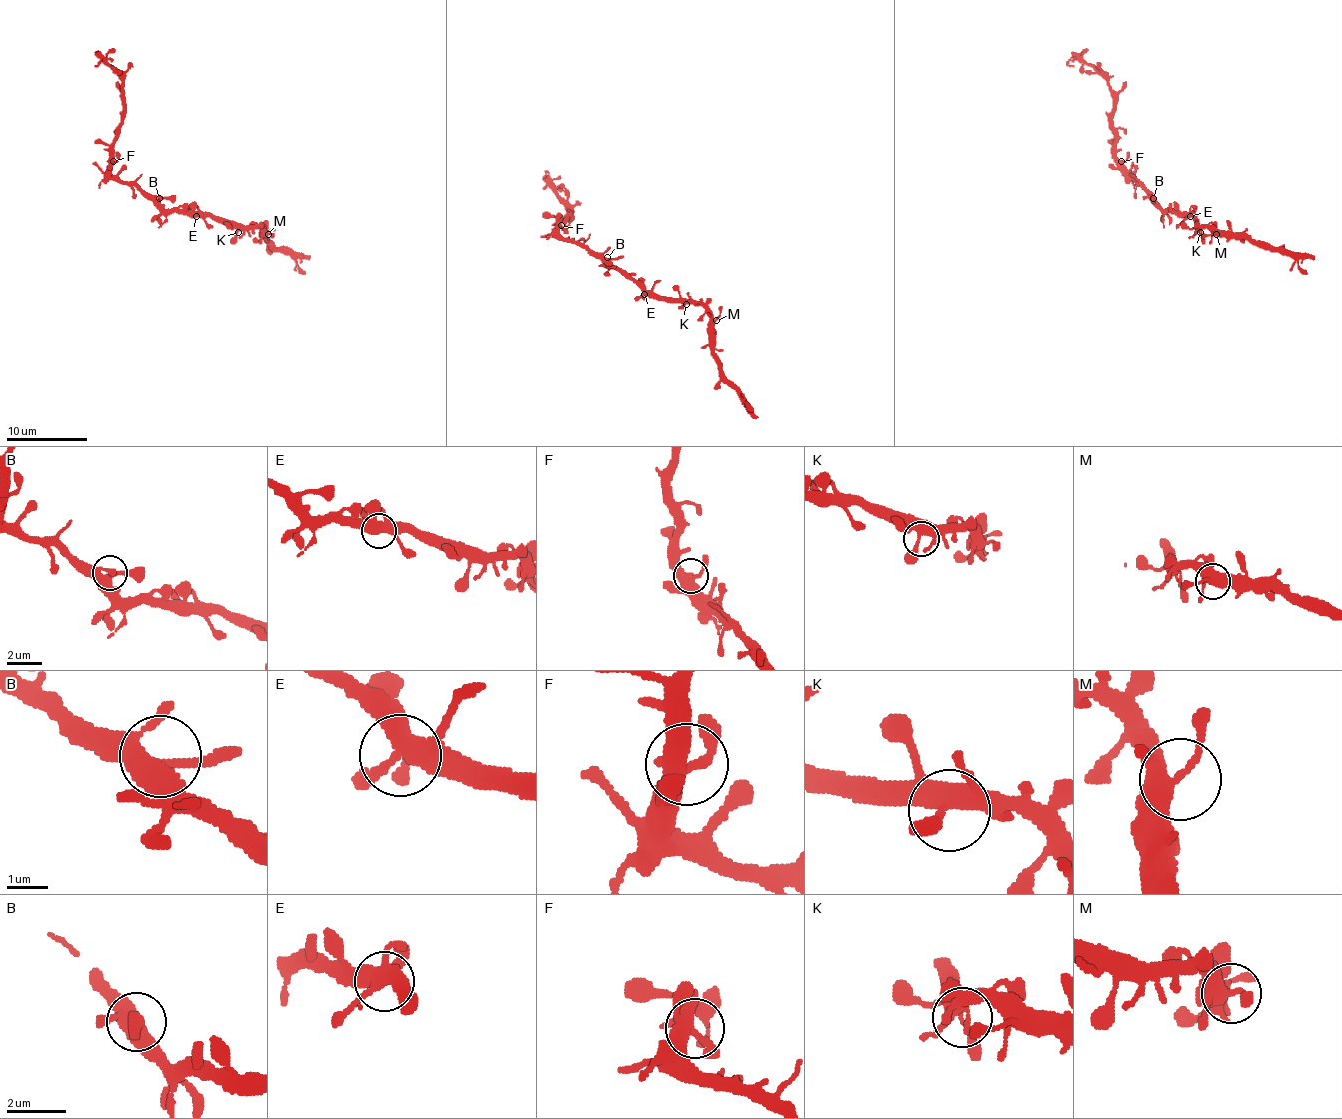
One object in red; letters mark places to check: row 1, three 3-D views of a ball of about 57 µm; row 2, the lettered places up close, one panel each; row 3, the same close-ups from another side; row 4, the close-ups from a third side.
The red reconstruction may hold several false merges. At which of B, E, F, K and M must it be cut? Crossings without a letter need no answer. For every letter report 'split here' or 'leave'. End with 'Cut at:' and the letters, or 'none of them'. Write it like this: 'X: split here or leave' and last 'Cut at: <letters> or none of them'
B: leave
E: leave
F: leave
K: leave
M: leave
Cut at: none of them

